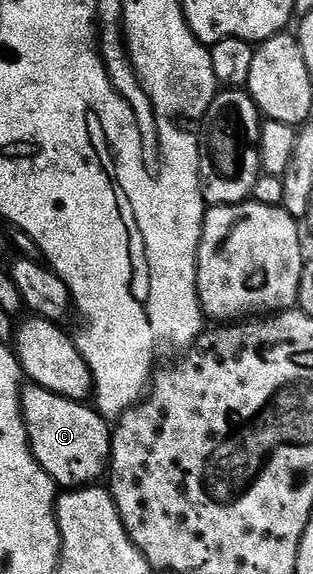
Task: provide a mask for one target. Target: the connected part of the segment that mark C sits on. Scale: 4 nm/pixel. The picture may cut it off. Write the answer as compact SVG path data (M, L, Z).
M33 384L22 387L22 419L28 432L30 450L34 458L52 476L52 480L62 488L81 488L93 486L99 481L98 477L105 475L110 460L110 439L112 426L103 415L99 414L93 405L86 402L73 402L71 398L60 396L56 392L48 392Z

